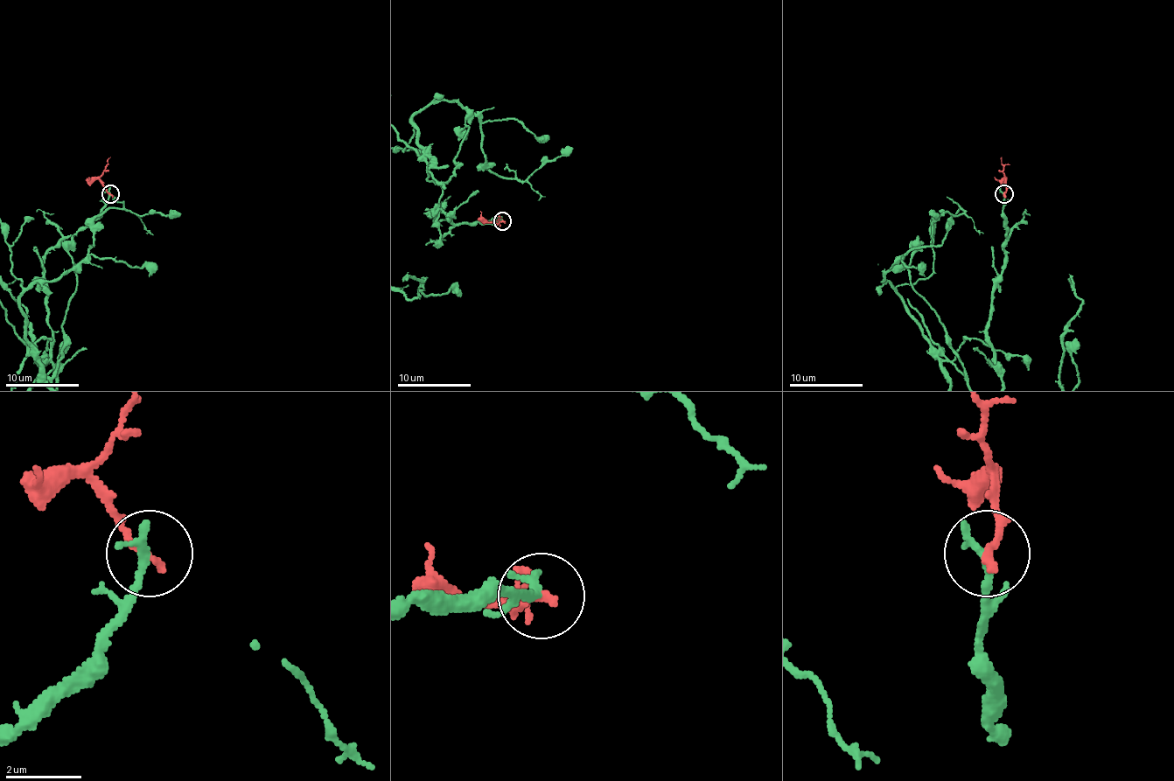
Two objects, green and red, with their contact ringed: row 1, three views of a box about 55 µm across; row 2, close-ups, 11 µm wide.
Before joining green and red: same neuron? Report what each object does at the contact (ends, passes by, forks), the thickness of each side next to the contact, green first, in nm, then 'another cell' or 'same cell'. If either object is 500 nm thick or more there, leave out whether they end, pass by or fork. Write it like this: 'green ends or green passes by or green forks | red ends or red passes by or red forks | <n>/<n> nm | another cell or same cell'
green ends | red ends | 260/240 nm | another cell

